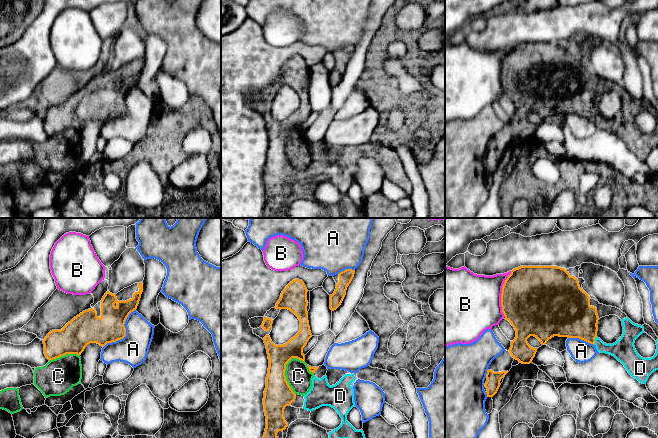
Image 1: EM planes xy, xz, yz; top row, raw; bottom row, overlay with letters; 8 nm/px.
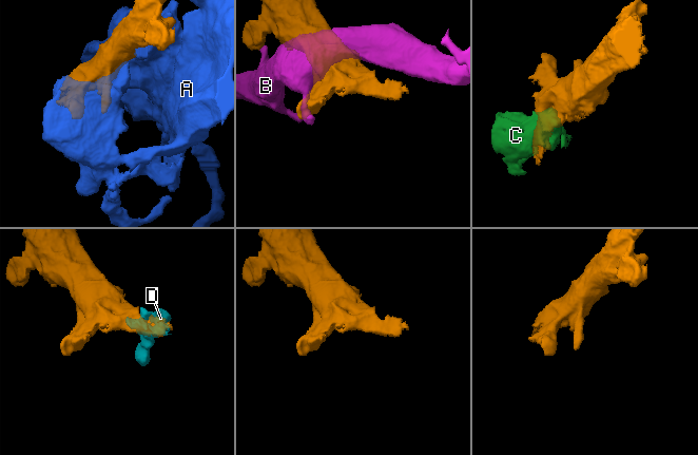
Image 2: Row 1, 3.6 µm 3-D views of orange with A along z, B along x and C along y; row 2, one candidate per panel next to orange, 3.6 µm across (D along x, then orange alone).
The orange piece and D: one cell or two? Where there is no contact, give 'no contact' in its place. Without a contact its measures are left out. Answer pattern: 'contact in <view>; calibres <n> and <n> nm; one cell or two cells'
contact in yz; calibres 340 and 180 nm; one cell

